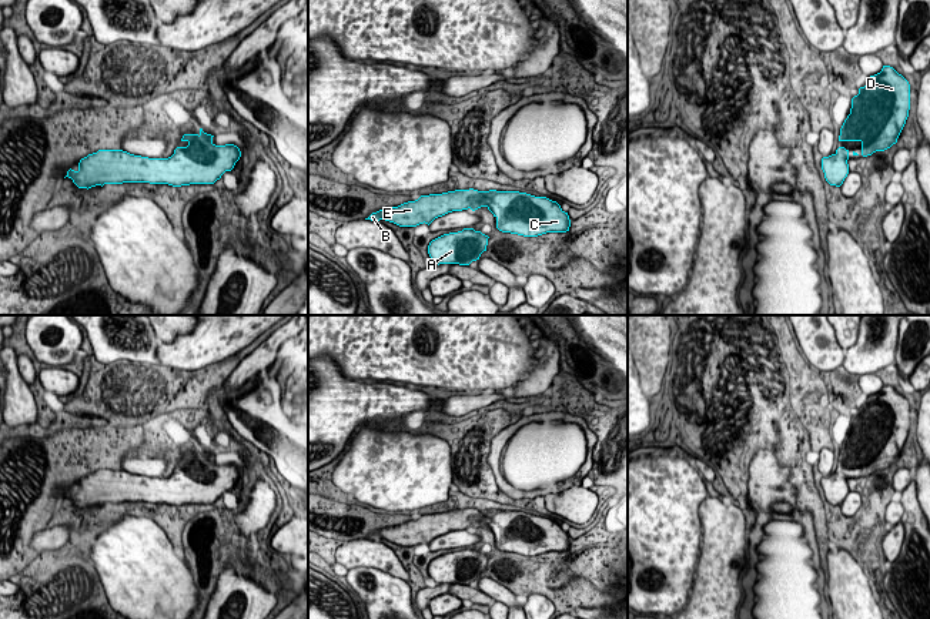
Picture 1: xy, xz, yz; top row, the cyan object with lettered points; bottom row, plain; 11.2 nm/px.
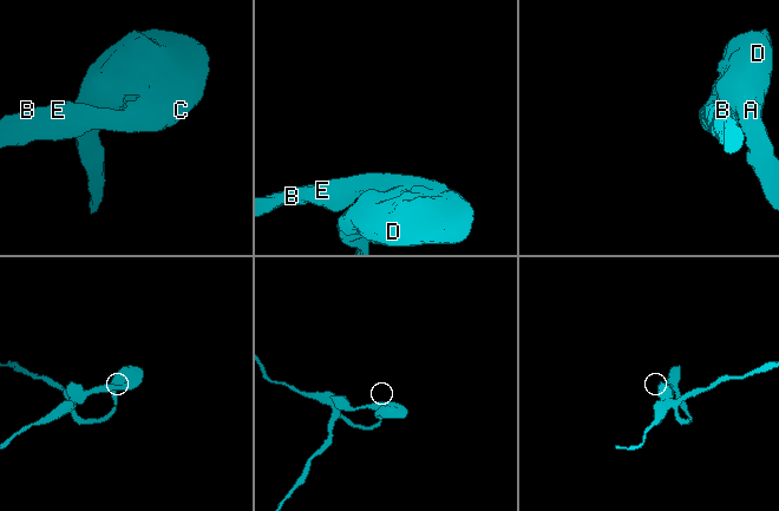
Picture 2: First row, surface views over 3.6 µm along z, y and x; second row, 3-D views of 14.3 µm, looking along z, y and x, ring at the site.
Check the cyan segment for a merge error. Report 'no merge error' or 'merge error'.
no merge error

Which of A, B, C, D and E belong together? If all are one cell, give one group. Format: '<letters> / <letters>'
A B C D E

